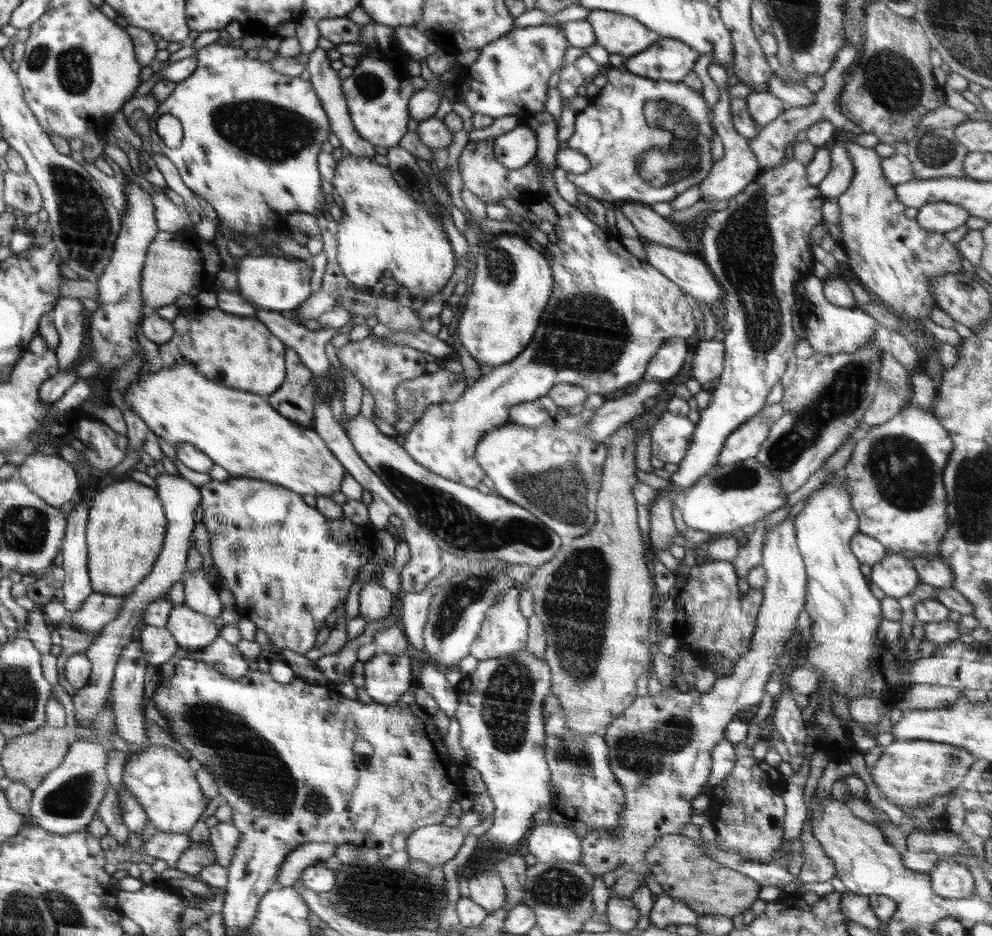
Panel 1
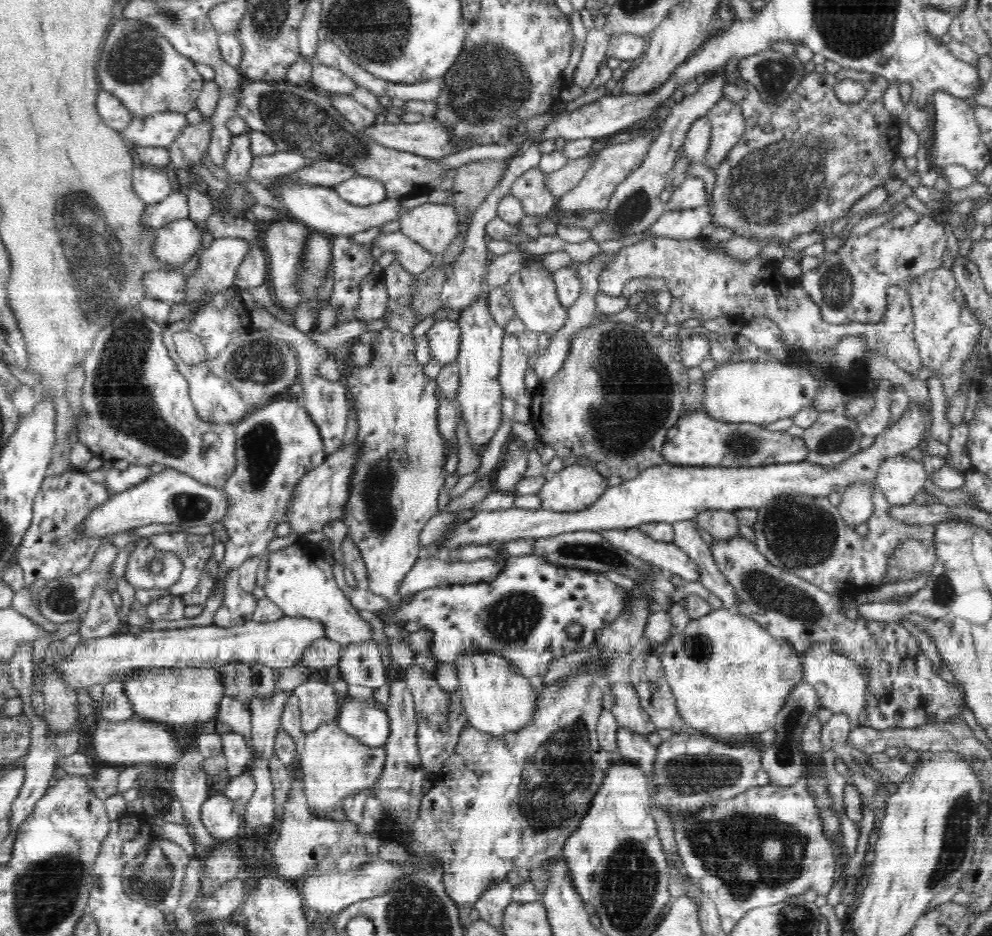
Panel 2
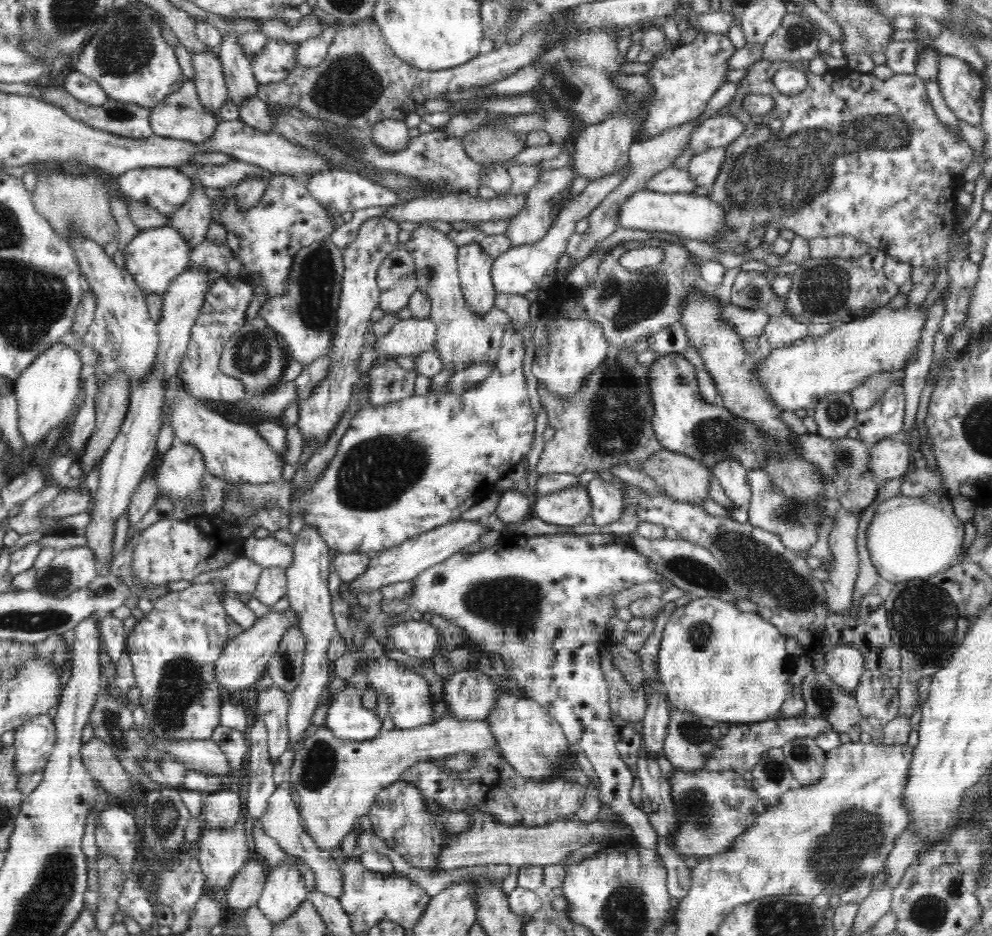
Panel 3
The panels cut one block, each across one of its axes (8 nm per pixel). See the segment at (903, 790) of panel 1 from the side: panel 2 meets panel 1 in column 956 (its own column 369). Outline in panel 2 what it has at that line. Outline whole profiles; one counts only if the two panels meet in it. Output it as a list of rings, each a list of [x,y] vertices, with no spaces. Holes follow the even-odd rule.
[[[337,720],[321,724],[316,730],[305,733],[300,749],[299,766],[302,771],[303,789],[312,814],[324,817],[332,807],[340,805],[347,796],[352,796],[363,788],[374,786],[380,778],[386,755],[384,746],[374,747],[362,744],[342,730]]]

